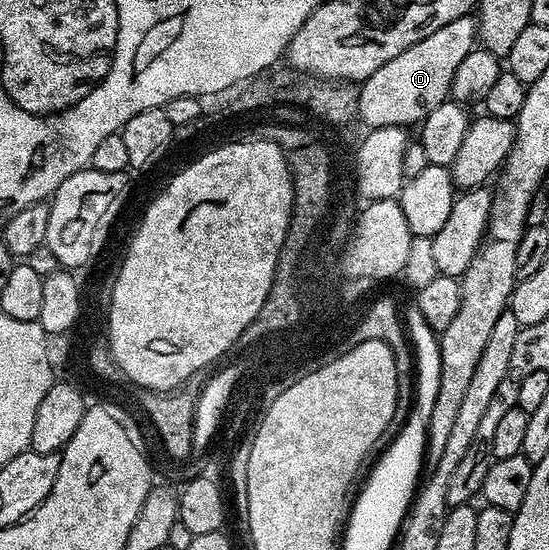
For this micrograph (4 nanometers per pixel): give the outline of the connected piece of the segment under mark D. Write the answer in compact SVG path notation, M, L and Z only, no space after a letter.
M462 17L443 25L443 29L435 29L435 33L431 33L431 37L423 37L423 41L403 49L403 53L399 53L399 57L387 61L387 65L383 65L379 69L375 69L375 73L371 73L371 77L360 84L357 97L357 114L360 122L365 122L366 128L369 129L375 127L408 128L409 123L420 124L421 120L427 117L427 113L431 113L431 109L435 109L450 98L455 69L459 69L463 57L467 57L467 53L471 53L475 49L477 42L476 18Z

